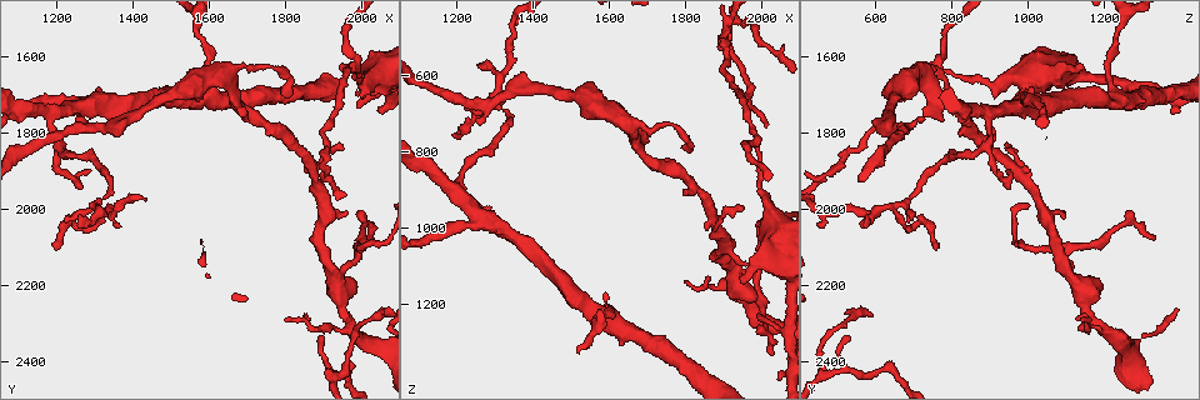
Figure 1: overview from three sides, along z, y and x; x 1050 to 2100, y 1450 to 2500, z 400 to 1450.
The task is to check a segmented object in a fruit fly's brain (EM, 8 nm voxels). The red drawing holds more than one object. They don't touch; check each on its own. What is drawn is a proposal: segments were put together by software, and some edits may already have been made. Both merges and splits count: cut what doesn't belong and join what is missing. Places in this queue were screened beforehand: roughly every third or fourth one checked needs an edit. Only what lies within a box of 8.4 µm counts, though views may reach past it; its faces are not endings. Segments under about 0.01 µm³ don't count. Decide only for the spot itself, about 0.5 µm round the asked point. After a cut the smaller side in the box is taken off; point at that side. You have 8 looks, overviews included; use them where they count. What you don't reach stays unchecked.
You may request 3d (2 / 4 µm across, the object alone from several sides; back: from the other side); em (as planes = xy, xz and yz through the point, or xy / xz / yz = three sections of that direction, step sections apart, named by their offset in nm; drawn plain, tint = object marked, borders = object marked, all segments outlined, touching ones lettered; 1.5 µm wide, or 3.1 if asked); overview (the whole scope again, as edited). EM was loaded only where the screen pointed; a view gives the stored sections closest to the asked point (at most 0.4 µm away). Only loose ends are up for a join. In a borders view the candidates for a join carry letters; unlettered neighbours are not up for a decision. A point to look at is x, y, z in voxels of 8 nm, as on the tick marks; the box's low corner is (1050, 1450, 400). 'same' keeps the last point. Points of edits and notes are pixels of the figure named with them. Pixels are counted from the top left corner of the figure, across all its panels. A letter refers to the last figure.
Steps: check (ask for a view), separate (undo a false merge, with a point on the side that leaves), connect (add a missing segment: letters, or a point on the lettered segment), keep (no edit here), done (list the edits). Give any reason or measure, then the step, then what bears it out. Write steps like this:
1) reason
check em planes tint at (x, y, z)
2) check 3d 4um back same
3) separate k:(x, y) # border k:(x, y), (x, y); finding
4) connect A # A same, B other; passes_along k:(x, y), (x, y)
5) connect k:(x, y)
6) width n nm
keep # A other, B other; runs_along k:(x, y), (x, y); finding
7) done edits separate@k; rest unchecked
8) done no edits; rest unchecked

a narrow waist
check 3d 4um at (1910, 1845, 540)

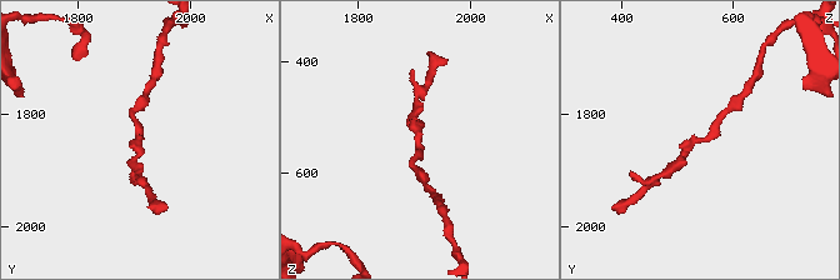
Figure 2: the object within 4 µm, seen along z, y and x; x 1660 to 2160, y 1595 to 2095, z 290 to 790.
shape alone is not enough
check em planes borders at (1910, 1845, 535)

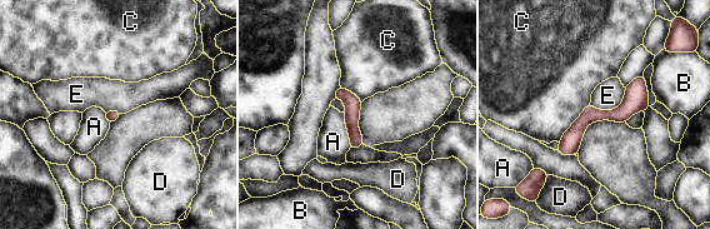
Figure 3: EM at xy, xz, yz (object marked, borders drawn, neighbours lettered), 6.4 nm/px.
keep # A other, B other, C other, D other, E other; border 3:(625, 88), (613, 109), (589, 104); one neuron here

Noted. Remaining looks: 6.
calibre changes
check 3d 2um at (1990, 1635, 780)

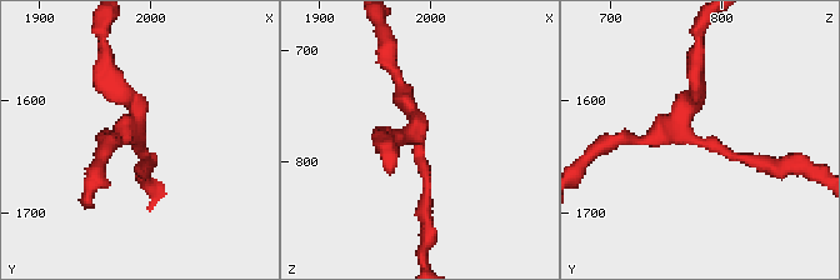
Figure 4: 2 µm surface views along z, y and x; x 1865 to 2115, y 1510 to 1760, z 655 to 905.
arms 3
check em planes borders at (1992, 1632, 776)

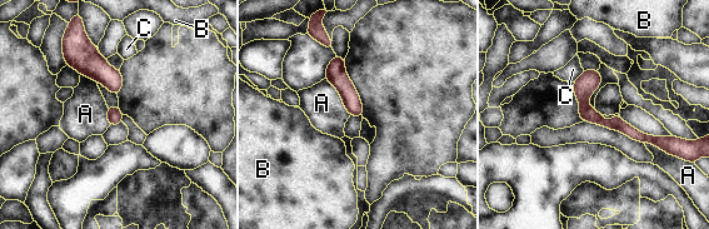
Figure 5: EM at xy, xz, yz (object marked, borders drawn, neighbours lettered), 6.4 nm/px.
longest_contact A 280 nm
keep # A other, B other, C other; runs_along 5:(577, 84), (603, 123), (668, 142); continuous, no second neuron

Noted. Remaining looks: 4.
abrupt turn
check 3d 4um at (1925, 2165, 1100)

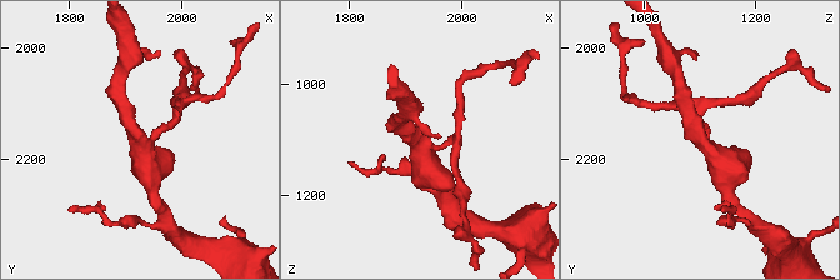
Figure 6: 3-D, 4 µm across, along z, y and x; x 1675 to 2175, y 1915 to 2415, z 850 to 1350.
shape alone is not enough
check em xz step 4 tint at (1930, 2170, 1095)

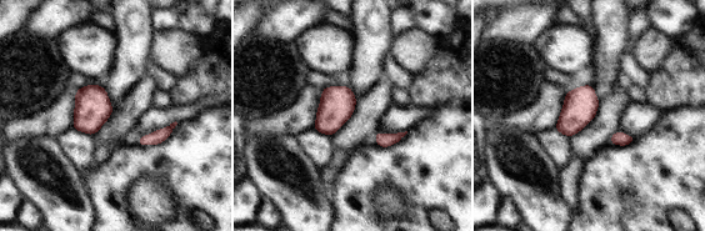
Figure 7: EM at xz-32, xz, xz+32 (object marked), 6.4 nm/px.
cut it another way
check em planes borders same

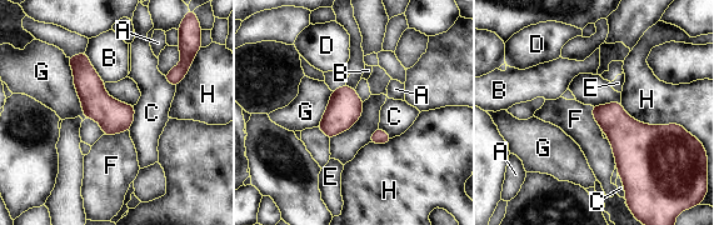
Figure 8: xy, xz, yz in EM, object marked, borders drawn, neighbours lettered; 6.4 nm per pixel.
arms 3
keep # A other, B other, C other, D other, E other, F other, G other, H other; all the same neuron

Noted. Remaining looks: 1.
done no edits; rest unchecked

